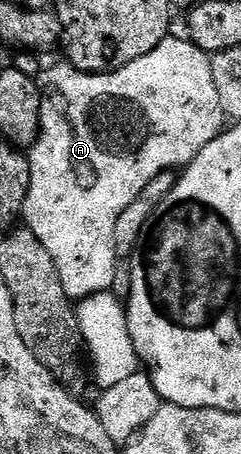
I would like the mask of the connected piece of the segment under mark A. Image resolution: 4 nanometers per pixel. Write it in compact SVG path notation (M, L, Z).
M169 35L161 43L157 43L157 47L153 47L153 51L149 51L149 55L141 55L141 59L133 59L133 63L121 67L115 73L82 73L79 69L73 68L71 64L62 63L63 65L55 65L52 69L44 68L37 78L39 94L41 94L39 137L29 150L31 182L29 183L29 199L23 208L23 217L26 228L31 230L32 235L41 243L41 247L45 247L45 251L49 251L49 255L53 255L57 275L61 275L61 287L65 287L65 295L72 299L87 297L81 303L76 304L78 329L84 346L90 348L89 351L93 357L94 380L96 377L99 389L103 391L128 379L141 367L140 359L136 355L136 348L133 347L132 337L129 335L126 306L120 301L120 298L118 301L113 294L106 291L115 281L115 264L117 264L113 247L113 227L117 227L117 219L121 215L121 211L125 211L125 207L129 207L129 203L133 203L133 199L137 199L137 195L141 195L141 191L145 191L145 187L149 187L149 183L153 183L153 179L157 179L157 175L179 171L190 166L193 158L214 137L218 137L225 128L221 99L217 99L217 87L213 84L211 57L205 51L198 49L191 40L175 36Z

